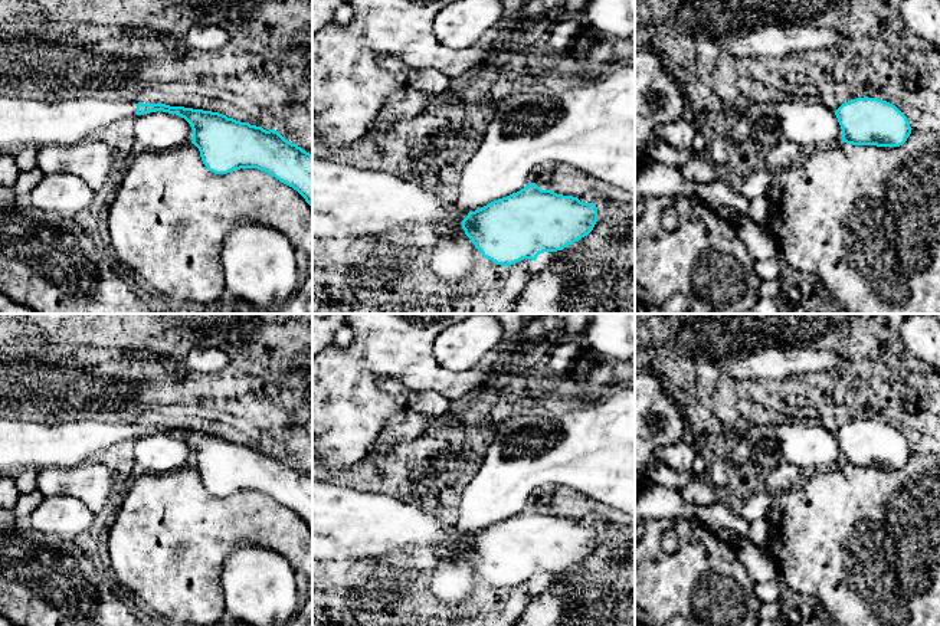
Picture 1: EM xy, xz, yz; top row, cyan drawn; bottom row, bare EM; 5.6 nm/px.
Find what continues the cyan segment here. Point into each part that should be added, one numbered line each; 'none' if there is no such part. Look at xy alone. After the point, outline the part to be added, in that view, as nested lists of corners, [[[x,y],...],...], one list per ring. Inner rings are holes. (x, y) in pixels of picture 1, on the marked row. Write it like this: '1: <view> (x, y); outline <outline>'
1: xy (25, 123); outline [[[0,95],[0,153],[73,145],[98,128],[134,115],[137,104],[127,101],[40,102]]]

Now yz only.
none

